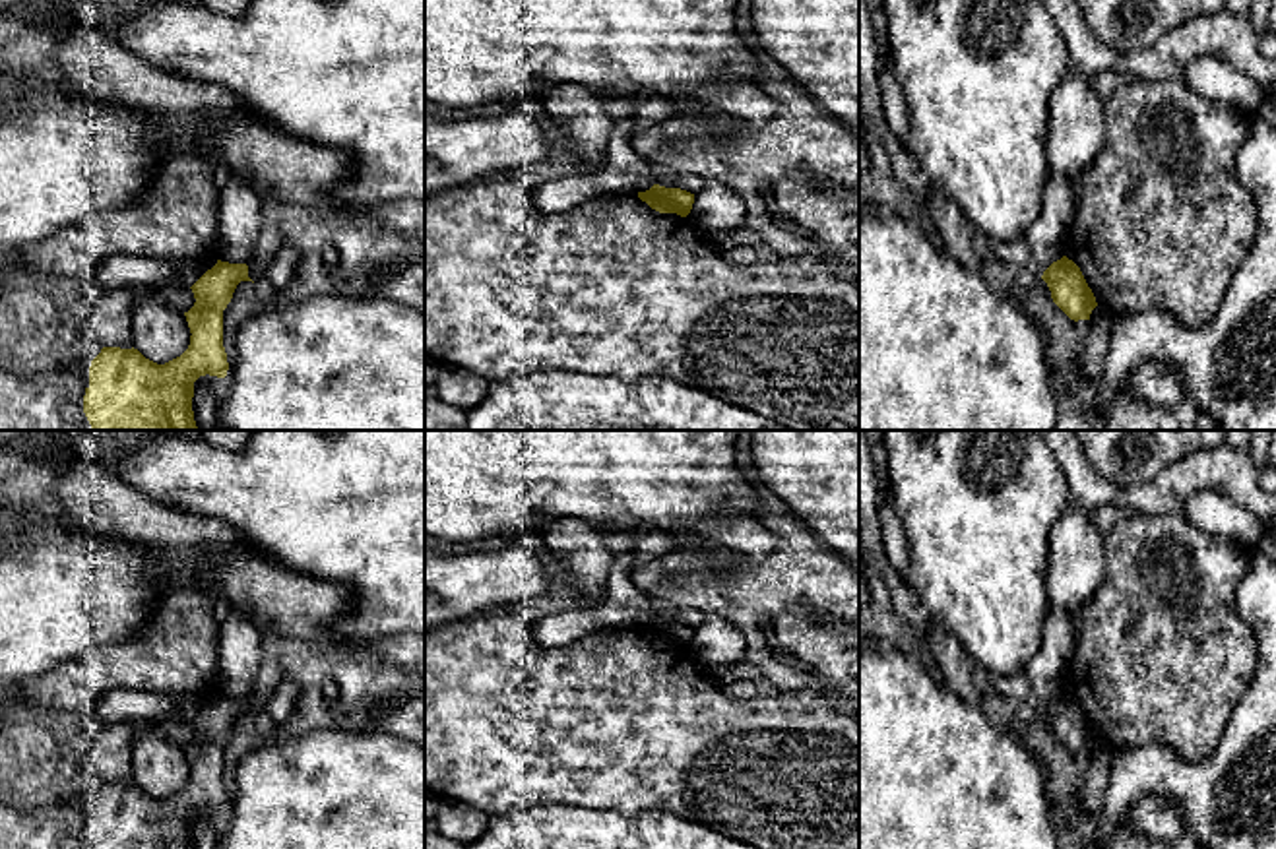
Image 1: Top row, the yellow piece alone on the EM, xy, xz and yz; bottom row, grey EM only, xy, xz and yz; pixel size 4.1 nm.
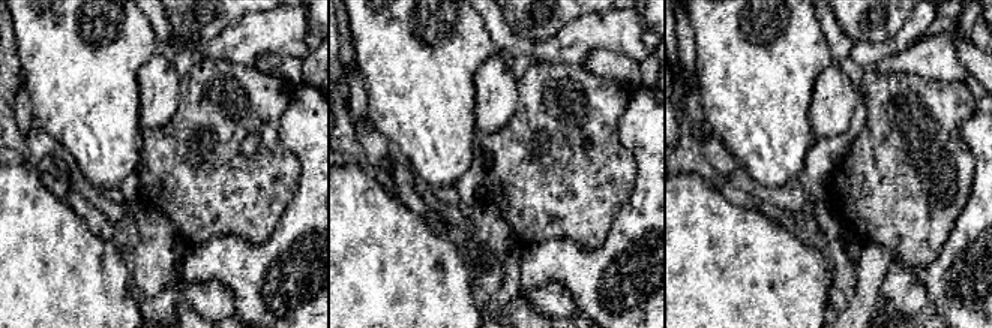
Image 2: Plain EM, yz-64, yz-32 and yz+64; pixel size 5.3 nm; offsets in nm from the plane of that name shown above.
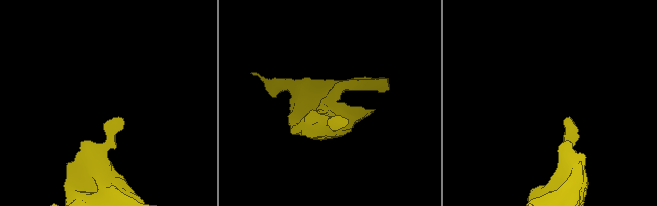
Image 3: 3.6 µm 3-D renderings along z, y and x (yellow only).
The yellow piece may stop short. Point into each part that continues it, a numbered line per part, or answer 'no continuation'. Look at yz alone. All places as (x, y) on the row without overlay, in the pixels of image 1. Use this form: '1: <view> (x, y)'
no continuation

